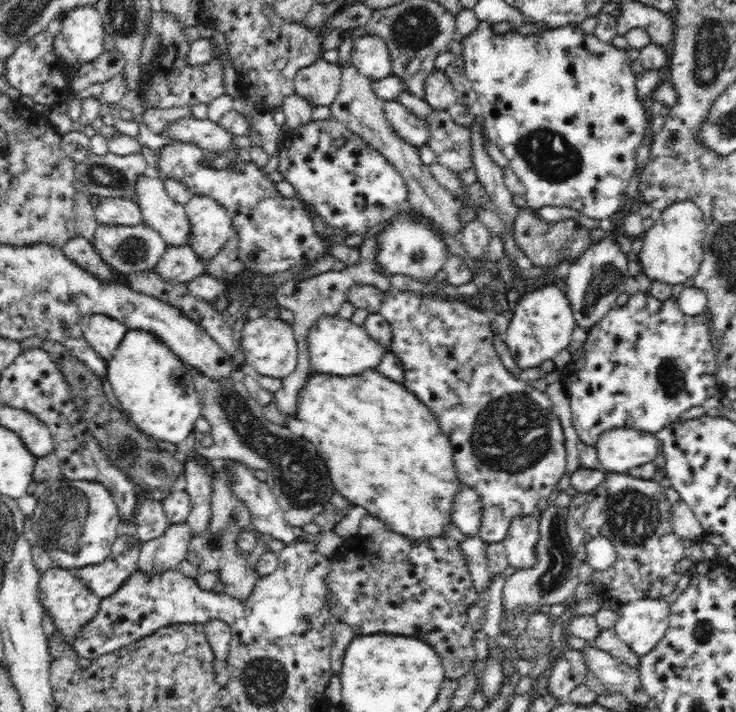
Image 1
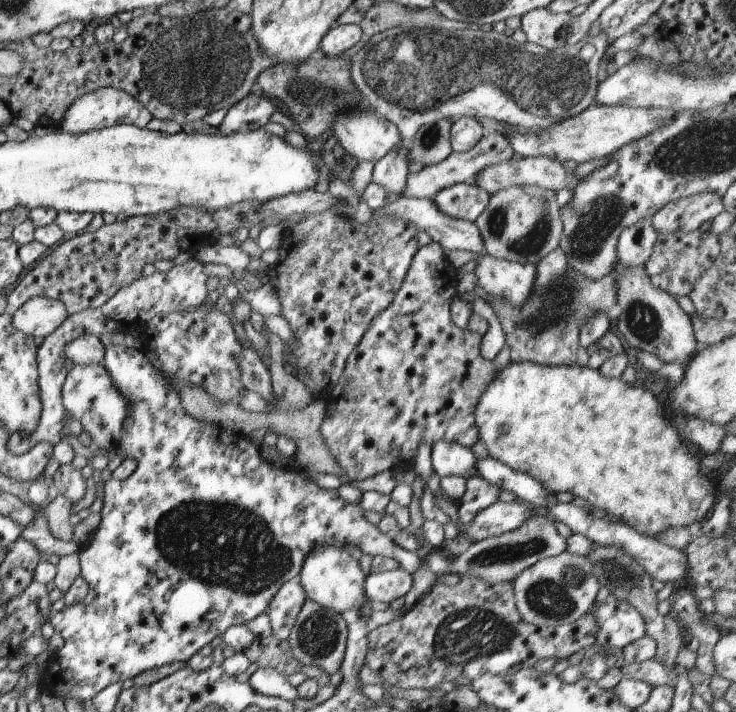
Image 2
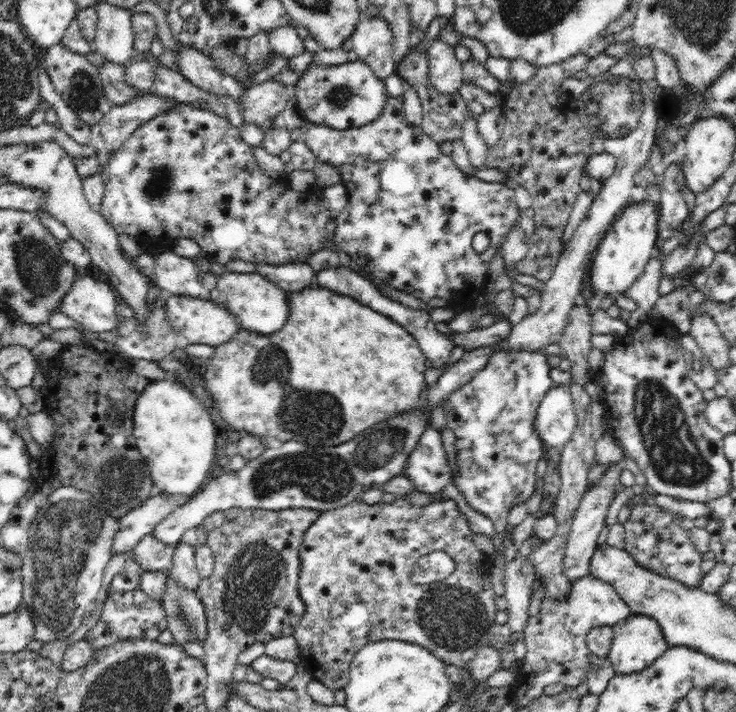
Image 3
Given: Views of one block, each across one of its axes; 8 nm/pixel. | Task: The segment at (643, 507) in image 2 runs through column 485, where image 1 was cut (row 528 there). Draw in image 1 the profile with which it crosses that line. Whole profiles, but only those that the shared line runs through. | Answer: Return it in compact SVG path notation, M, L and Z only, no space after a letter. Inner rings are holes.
M367 371L362 375L354 377L334 377L328 374L318 373L311 377L306 387L298 398L298 410L296 417L304 424L304 438L314 444L318 454L325 462L330 473L330 478L339 494L342 495L353 506L364 508L370 517L377 518L382 524L396 534L409 538L412 542L429 542L430 538L446 536L448 526L453 524L453 509L458 493L464 485L459 480L456 467L453 464L453 447L447 435L440 429L437 418L418 398L414 397L400 383L392 382L377 371Z

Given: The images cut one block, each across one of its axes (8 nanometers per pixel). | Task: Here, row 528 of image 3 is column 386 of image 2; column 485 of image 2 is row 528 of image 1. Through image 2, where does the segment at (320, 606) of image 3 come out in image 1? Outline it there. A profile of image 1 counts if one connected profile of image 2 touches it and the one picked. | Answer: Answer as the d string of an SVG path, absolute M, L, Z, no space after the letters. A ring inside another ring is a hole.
M370 517L362 518L362 524L360 524L359 534L350 538L344 542L340 548L338 555L332 560L332 570L328 574L328 586L330 587L330 612L332 617L336 620L350 624L352 630L357 635L369 635L376 633L390 633L395 635L404 635L416 637L427 643L440 657L441 663L445 668L445 678L447 680L460 680L460 678L470 674L472 672L472 666L477 661L477 654L475 653L474 643L474 630L468 623L468 615L466 615L466 609L470 604L478 602L472 579L470 569L467 566L467 558L463 553L462 547L452 537L440 536L440 538L430 538L429 542L412 542L409 538L396 534L392 530L388 530L382 521L377 518Z

